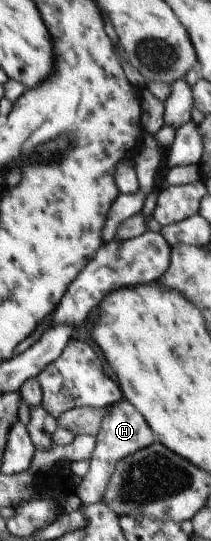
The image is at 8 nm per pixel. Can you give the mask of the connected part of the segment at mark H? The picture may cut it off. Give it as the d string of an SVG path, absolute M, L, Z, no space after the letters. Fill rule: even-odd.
M123 399L111 407L107 411L105 419L102 420L100 432L96 437L96 446L89 462L88 472L76 490L81 502L102 502L106 488L110 484L110 476L114 474L118 461L130 456L130 454L134 454L134 452L138 452L138 450L142 450L142 448L152 446L156 441L153 430L133 404Z

